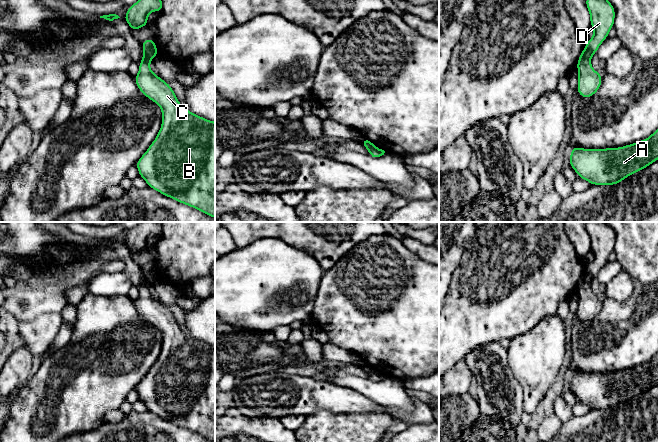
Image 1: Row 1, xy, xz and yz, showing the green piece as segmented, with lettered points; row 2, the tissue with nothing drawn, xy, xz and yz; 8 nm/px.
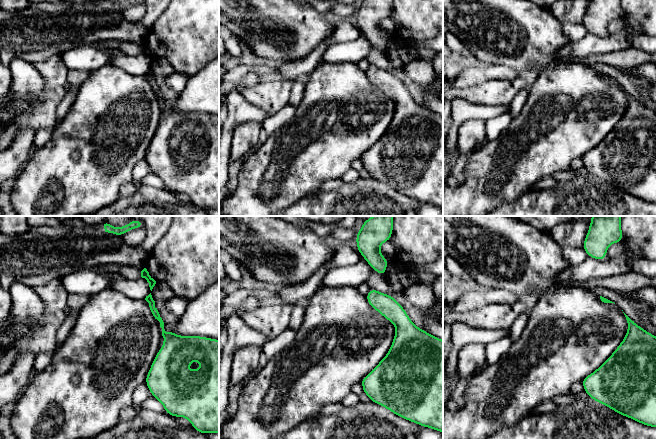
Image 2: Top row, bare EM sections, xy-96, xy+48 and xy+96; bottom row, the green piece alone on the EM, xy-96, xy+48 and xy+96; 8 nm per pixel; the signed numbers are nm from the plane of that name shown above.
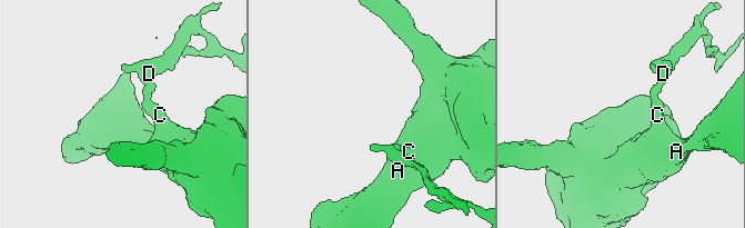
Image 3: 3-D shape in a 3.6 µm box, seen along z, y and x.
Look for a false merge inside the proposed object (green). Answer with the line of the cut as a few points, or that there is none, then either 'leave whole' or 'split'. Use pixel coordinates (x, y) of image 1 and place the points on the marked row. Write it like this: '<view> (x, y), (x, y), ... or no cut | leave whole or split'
xy (144, 49), (153, 57) | split

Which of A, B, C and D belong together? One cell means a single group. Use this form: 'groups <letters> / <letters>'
groups A B C / D

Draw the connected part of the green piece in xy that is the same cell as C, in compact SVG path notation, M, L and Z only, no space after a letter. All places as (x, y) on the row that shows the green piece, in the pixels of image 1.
M144 50L134 80L143 95L161 108L162 125L155 140L135 164L139 176L164 196L215 218L215 122L183 107L173 88L151 71L152 59Z

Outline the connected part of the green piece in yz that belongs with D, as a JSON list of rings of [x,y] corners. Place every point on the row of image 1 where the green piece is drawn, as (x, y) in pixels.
[[[586,0],[590,13],[590,23],[594,35],[586,43],[591,54],[596,54],[602,42],[608,38],[609,31],[614,27],[615,8],[608,0]]]

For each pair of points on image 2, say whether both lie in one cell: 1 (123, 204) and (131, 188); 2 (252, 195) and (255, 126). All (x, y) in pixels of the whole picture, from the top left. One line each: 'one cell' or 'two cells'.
1: two cells
2: two cells

